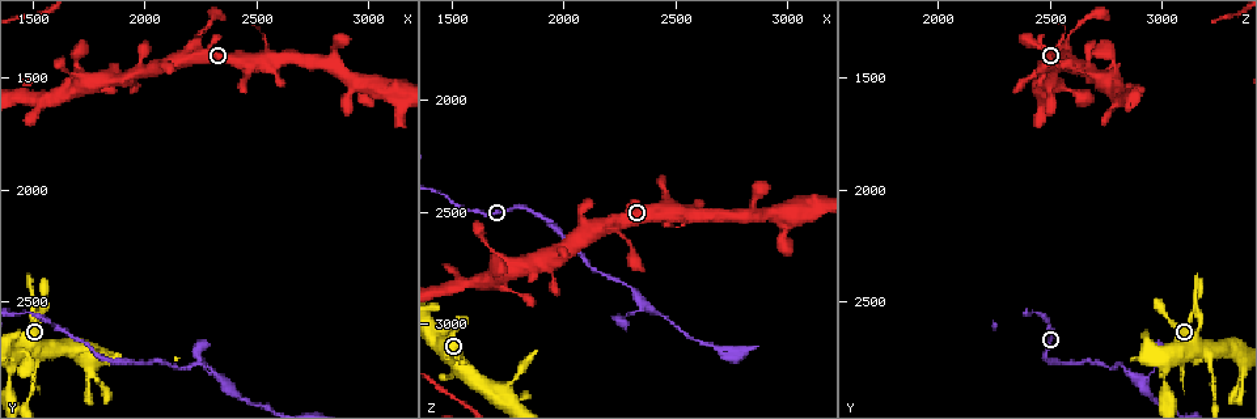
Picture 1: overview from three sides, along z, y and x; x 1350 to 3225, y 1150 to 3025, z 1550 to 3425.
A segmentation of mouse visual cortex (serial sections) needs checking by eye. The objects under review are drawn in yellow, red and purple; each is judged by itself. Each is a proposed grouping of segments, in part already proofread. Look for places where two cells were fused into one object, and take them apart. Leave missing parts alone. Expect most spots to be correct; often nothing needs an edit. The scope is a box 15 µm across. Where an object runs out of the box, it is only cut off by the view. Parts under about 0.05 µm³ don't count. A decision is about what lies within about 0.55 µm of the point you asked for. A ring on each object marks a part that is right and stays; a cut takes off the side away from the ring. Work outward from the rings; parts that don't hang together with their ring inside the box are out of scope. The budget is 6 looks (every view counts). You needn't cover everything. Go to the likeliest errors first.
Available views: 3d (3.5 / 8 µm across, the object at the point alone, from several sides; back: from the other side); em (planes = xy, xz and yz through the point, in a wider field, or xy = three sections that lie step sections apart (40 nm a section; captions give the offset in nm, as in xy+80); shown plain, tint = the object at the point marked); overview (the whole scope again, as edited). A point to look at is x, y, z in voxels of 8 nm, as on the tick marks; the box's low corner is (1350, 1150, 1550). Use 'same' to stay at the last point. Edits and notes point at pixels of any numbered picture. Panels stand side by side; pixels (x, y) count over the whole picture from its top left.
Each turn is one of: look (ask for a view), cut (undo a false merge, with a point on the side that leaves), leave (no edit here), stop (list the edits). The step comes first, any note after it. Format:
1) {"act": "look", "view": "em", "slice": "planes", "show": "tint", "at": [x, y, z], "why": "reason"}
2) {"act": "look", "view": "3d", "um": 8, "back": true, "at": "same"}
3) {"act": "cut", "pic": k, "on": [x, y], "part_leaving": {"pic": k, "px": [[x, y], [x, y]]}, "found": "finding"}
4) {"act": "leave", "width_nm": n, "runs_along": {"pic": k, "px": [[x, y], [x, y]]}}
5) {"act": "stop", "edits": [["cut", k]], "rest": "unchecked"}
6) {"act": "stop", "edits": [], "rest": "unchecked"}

{"act": "look", "view": "3d", "um": 3.5, "back": true, "at": [2420, 2910, 2950], "why": "thick turns thin"}

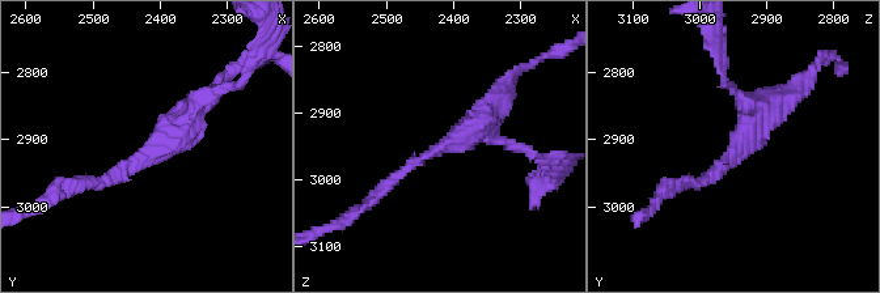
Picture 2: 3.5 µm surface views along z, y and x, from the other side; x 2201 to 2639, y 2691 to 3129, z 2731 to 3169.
{"act": "look", "view": "em", "slice": "xy", "step": 3, "show": "tint", "at": [2420, 2925, 2950], "arm_widths_nm": [150, 350]}

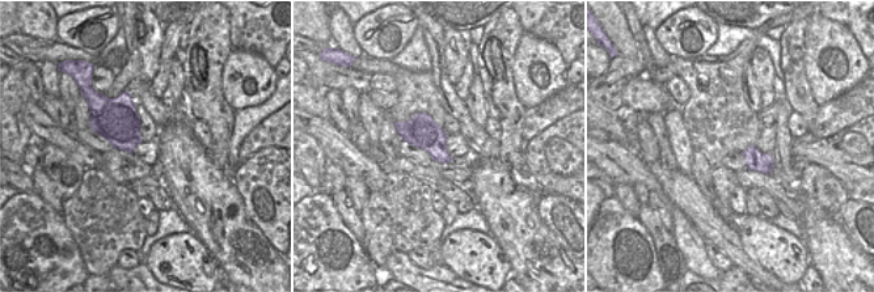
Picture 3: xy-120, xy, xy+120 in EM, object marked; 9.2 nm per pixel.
{"act": "leave", "runs_along": {"pic": 2, "px": [[495, 105], [375, 198]]}, "found": "one cell here"}

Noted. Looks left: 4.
{"act": "look", "view": "3d", "um": 8, "at": [1540, 2750, 3210]}

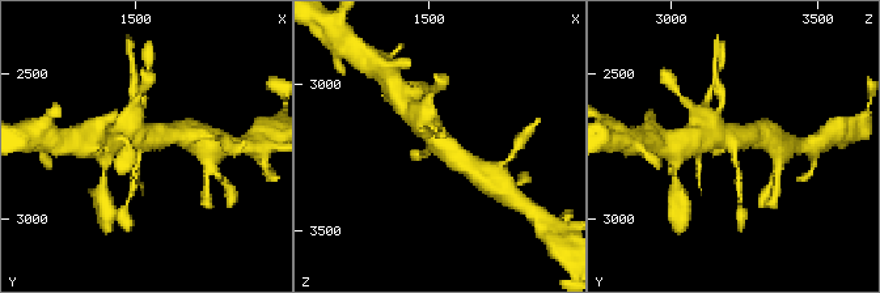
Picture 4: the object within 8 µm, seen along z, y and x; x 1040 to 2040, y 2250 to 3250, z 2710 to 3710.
{"act": "look", "view": "3d", "um": 3.5, "back": true, "at": [1540, 2740, 3220], "why": "closer look"}

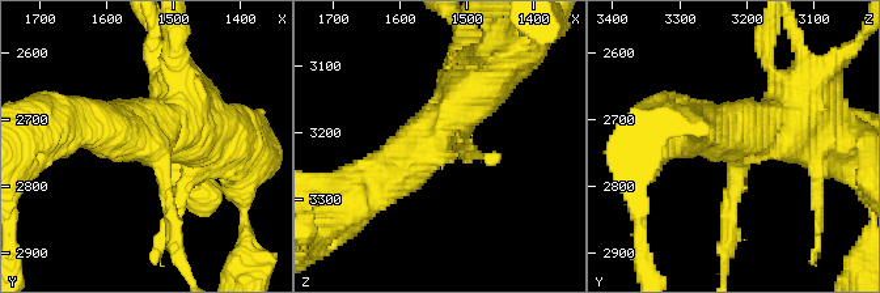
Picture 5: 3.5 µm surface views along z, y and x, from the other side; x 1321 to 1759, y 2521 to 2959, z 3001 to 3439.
{"act": "leave", "arm_widths_nm": [200, 500, 700], "runs_along": {"pic": 5, "px": [[473, 77], [464, 105], [360, 198]]}, "found": "continuous, no second cell"}

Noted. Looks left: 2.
{"act": "look", "view": "3d", "um": 3.5, "at": [1990, 1470, 2690]}

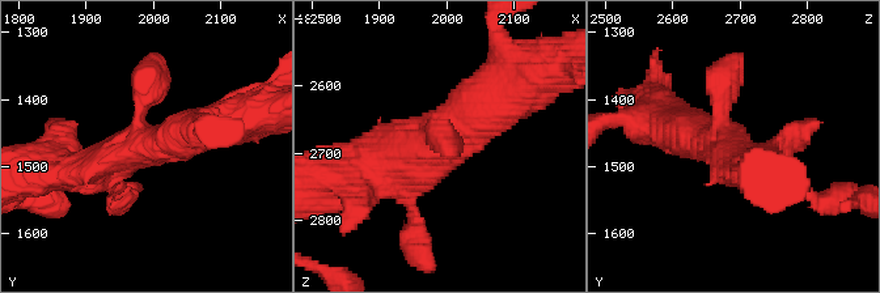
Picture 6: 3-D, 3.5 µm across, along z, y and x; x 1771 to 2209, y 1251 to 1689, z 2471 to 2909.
{"act": "look", "view": "em", "slice": "xy", "step": 2, "show": "tint", "at": [1985, 1470, 2680], "arms": 3, "arm_widths_nm": [350, 400, 500]}

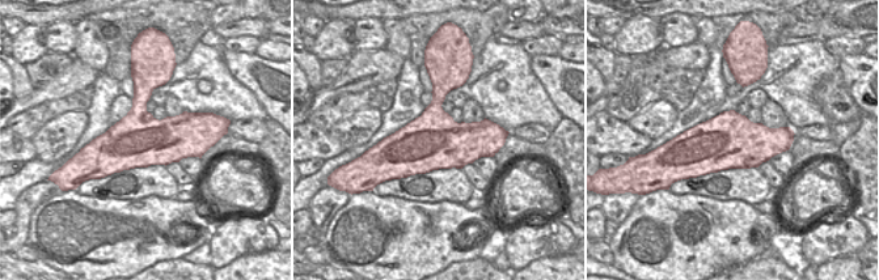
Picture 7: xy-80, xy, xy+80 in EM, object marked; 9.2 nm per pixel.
{"act": "leave", "runs_along": {"pic": 6, "px": [[507, 90], [427, 144], [363, 172]]}, "found": "one cell here"}

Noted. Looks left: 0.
{"act": "stop", "edits": [], "rest": "unchecked"}

